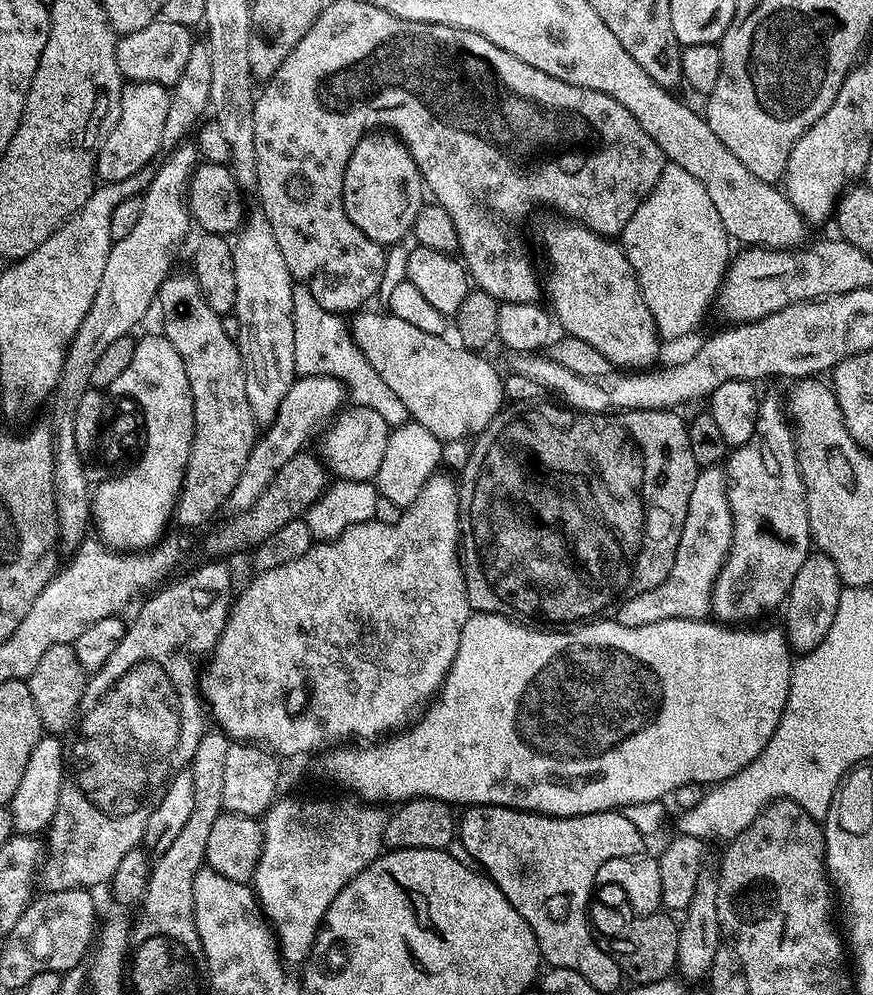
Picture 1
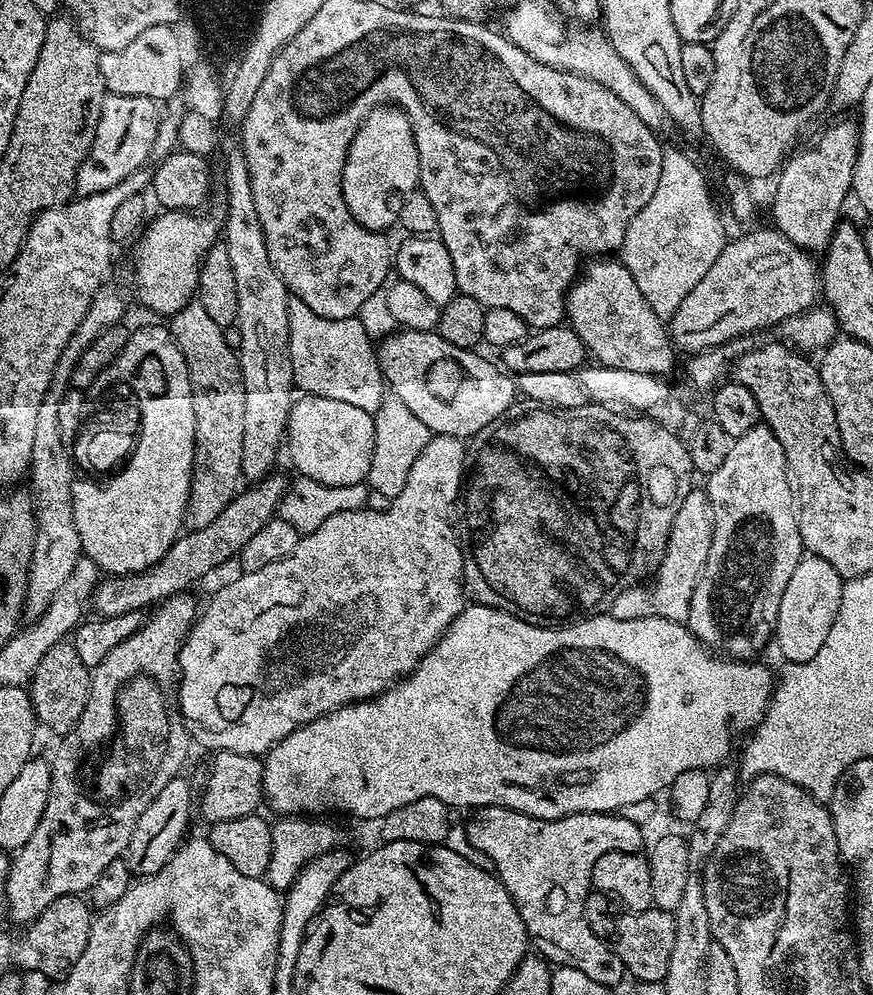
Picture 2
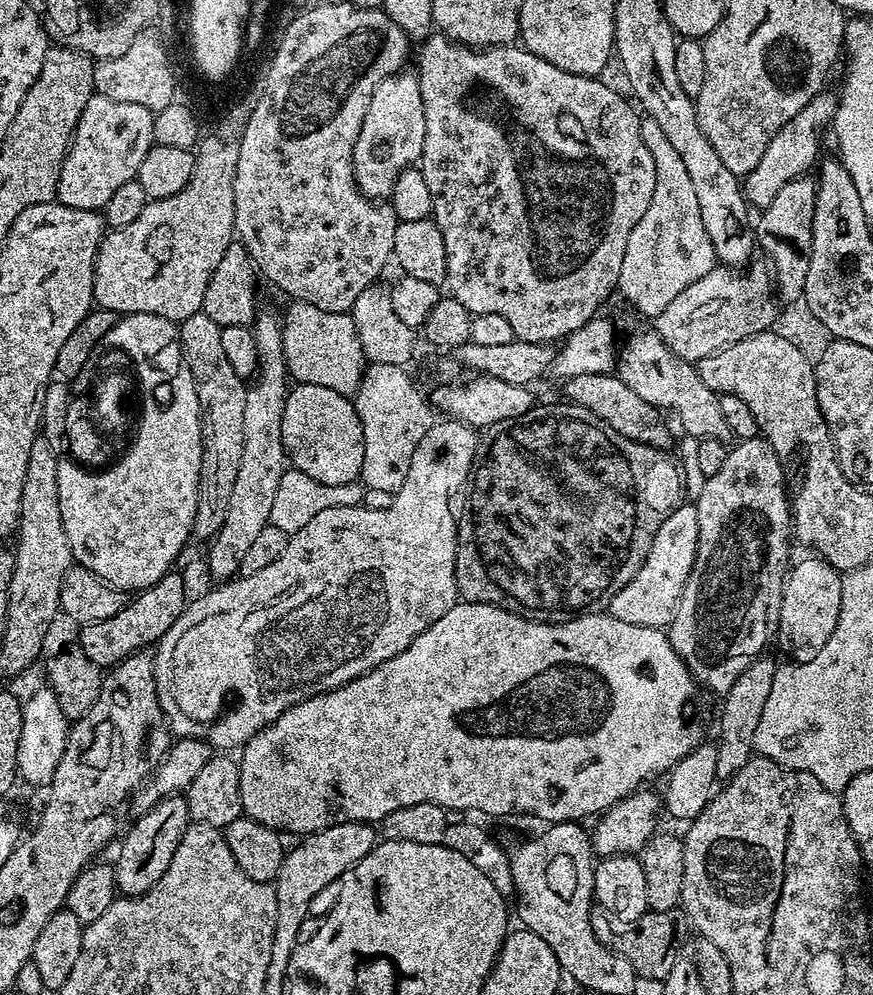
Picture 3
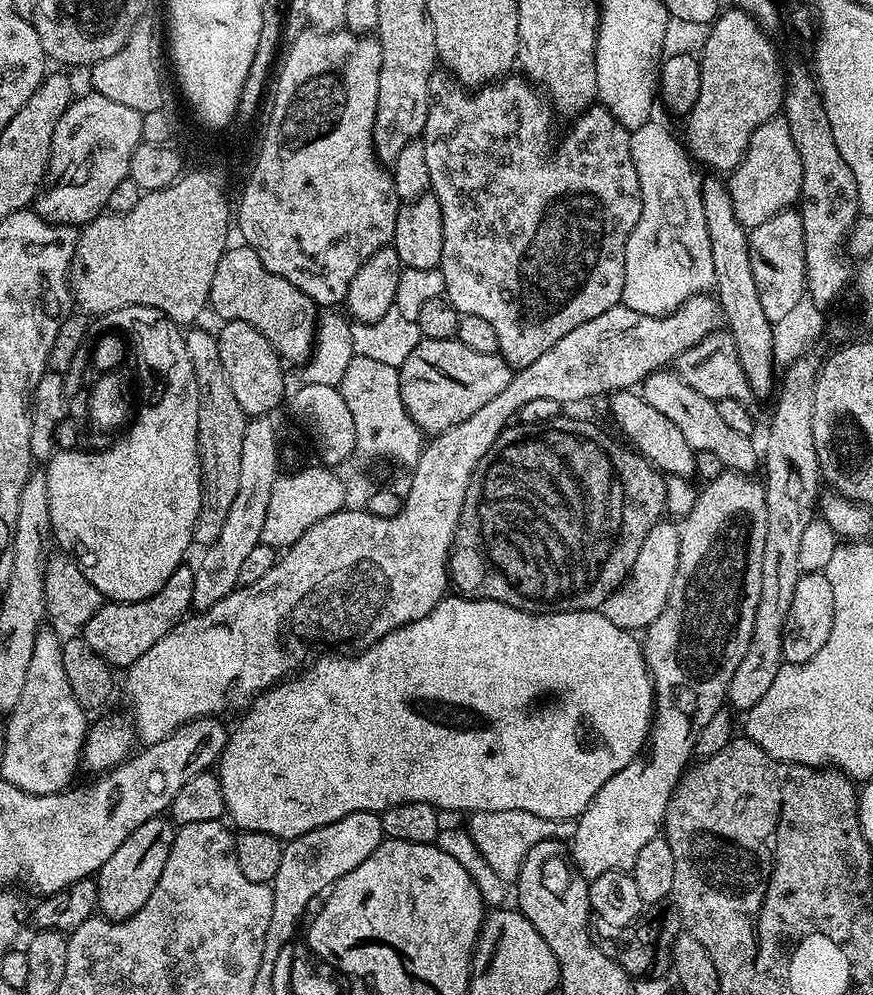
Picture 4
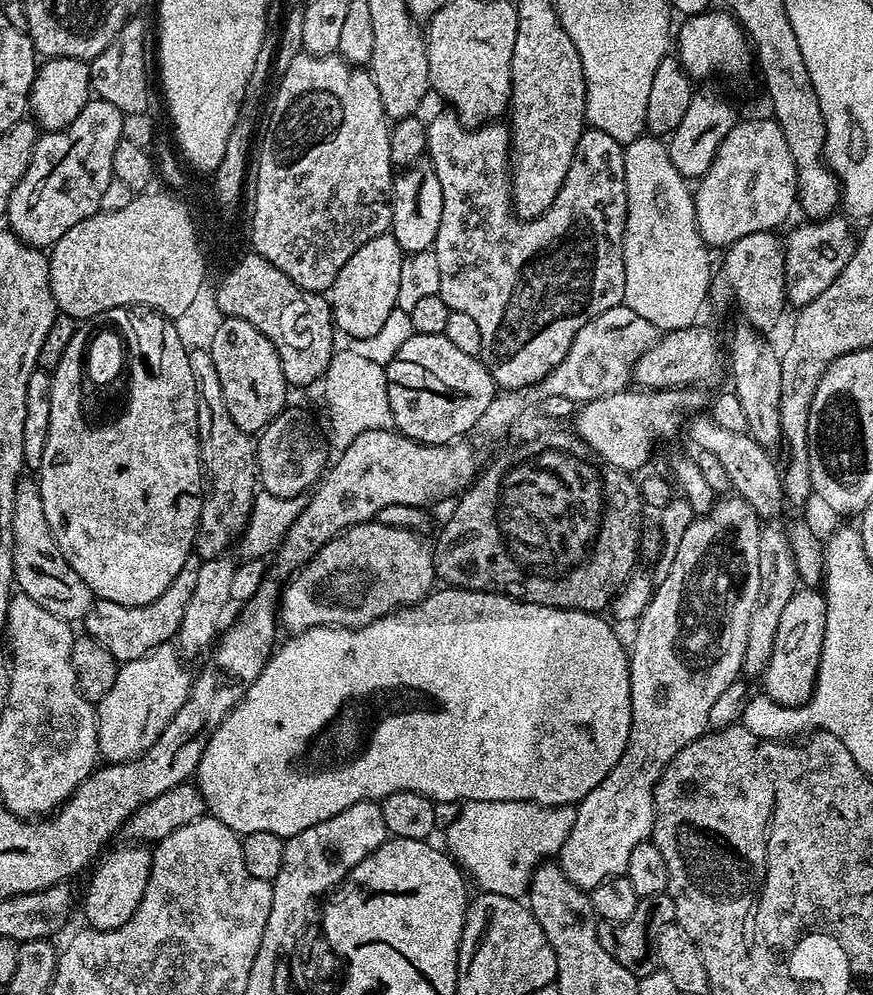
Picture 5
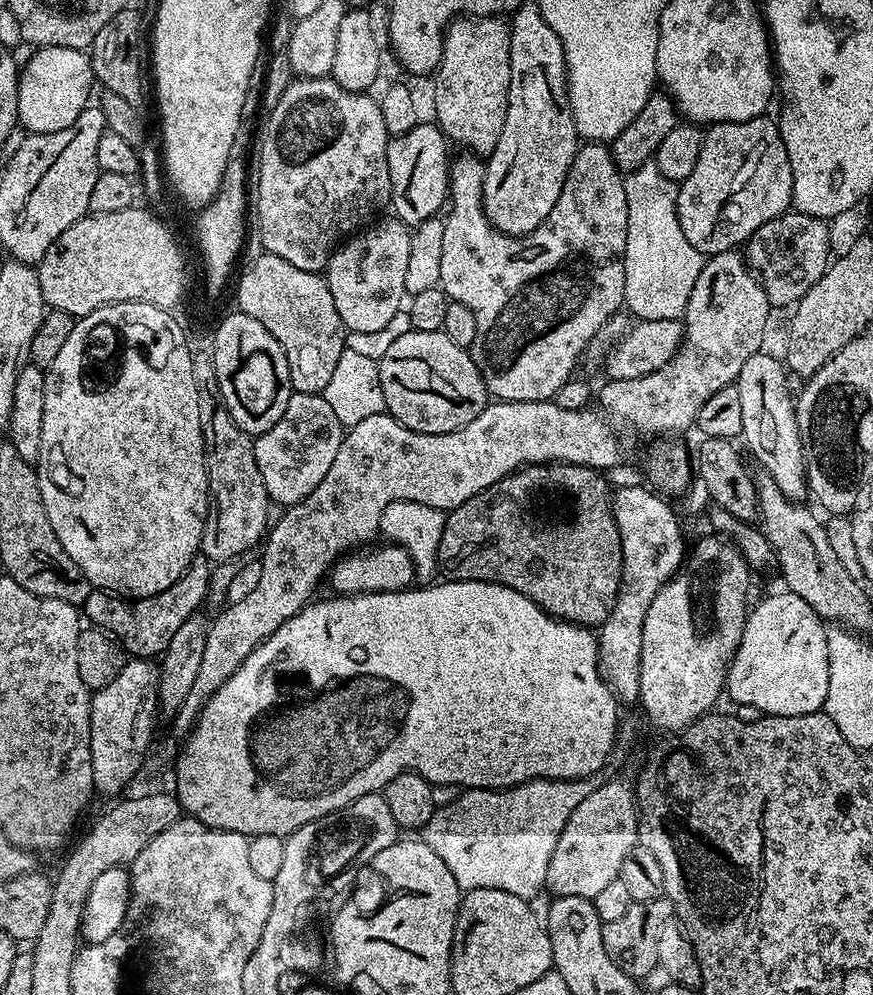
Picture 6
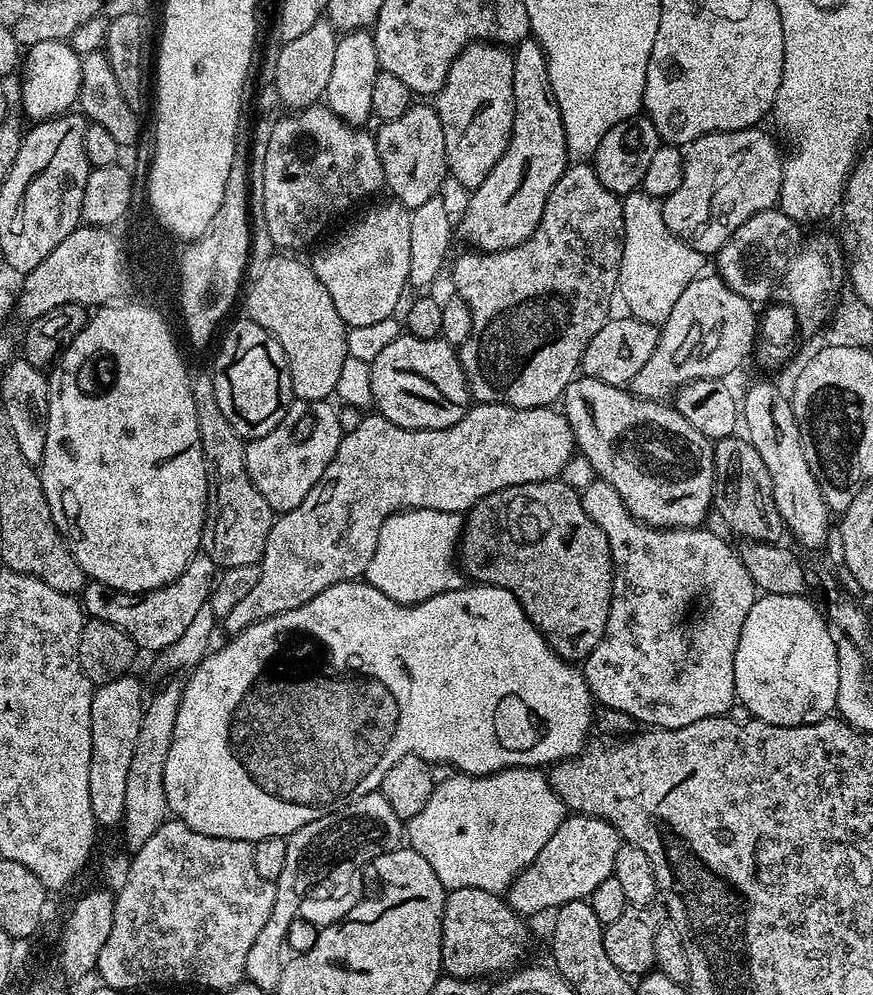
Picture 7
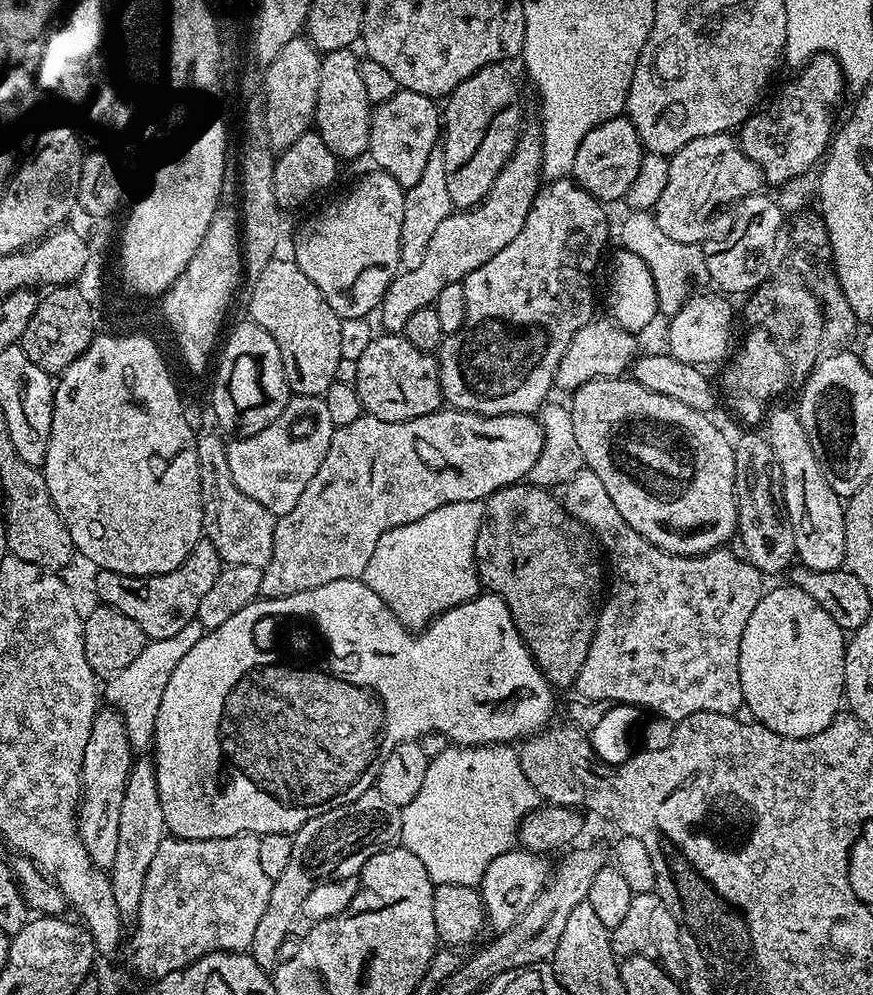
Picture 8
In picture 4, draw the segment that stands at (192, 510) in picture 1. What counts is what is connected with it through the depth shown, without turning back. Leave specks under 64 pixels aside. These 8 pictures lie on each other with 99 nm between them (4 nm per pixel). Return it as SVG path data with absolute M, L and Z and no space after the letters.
M192 326L184 332L186 354L190 354L190 366L194 366L194 378L198 382L198 438L200 448L200 509L194 522L192 539L197 545L207 546L222 534L226 514L238 495L238 474L242 471L242 434L246 434L249 417L245 416L230 382L226 370L222 370L222 358L218 358L218 342L213 333L201 326Z

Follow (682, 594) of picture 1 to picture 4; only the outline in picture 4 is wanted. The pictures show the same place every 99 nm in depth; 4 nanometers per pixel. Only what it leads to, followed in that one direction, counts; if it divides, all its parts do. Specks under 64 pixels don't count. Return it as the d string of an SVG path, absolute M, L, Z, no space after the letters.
M661 518L654 526L650 526L650 534L646 534L646 542L642 542L642 550L638 550L638 558L634 558L634 566L628 577L599 608L598 611L606 618L606 622L614 622L614 626L618 626L623 632L633 634L647 630L654 618L662 614L666 598L670 598L670 586L674 586L674 574L678 570L679 557L679 527L675 523L672 525L668 518Z

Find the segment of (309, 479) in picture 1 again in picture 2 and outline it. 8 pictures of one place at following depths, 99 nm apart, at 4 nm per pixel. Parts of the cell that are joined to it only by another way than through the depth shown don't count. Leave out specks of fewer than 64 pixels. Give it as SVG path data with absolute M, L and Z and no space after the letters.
M269 474L255 486L248 486L237 492L230 506L226 506L226 510L222 510L222 514L218 514L218 518L210 522L210 526L202 526L202 530L193 532L185 531L172 543L170 550L162 554L159 562L145 572L103 579L92 593L91 611L93 608L96 611L93 613L100 618L144 612L159 605L161 600L168 600L179 592L188 592L191 584L198 583L203 576L222 567L227 560L235 561L242 546L246 546L246 542L250 542L250 538L254 538L254 534L258 534L258 530L265 528L277 515L290 484L288 480L284 481L276 475Z

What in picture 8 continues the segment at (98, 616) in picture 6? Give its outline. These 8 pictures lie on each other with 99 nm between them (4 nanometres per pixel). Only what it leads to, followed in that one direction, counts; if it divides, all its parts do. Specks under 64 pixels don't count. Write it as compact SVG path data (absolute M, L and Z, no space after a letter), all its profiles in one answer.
M202 538L190 550L186 562L178 566L178 570L170 570L170 574L157 576L127 576L117 572L97 571L96 596L106 608L117 608L126 618L134 618L138 626L142 626L148 640L170 638L182 630L198 614L198 605L214 586L222 567L218 550L208 539Z

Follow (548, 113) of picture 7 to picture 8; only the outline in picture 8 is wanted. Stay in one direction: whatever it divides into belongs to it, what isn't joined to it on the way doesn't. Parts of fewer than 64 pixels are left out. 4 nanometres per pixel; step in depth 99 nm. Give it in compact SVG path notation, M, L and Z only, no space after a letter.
M525 127L512 158L506 166L502 166L486 199L475 208L453 210L438 230L434 230L434 238L430 238L422 266L418 266L418 270L401 271L394 277L378 309L385 333L403 333L406 322L418 310L435 305L438 294L442 294L445 286L461 283L471 272L478 270L478 266L490 262L498 250L510 246L510 242L518 238L522 226L526 226L526 214L530 214L530 206L542 187L541 146L539 127Z

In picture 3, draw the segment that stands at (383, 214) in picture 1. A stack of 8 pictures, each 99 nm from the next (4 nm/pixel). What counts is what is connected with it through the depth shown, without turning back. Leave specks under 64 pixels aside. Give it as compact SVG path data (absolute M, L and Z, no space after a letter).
M401 70L378 82L367 97L358 142L354 142L353 177L360 194L373 202L391 197L398 174L423 157L425 142L426 110L417 73Z

